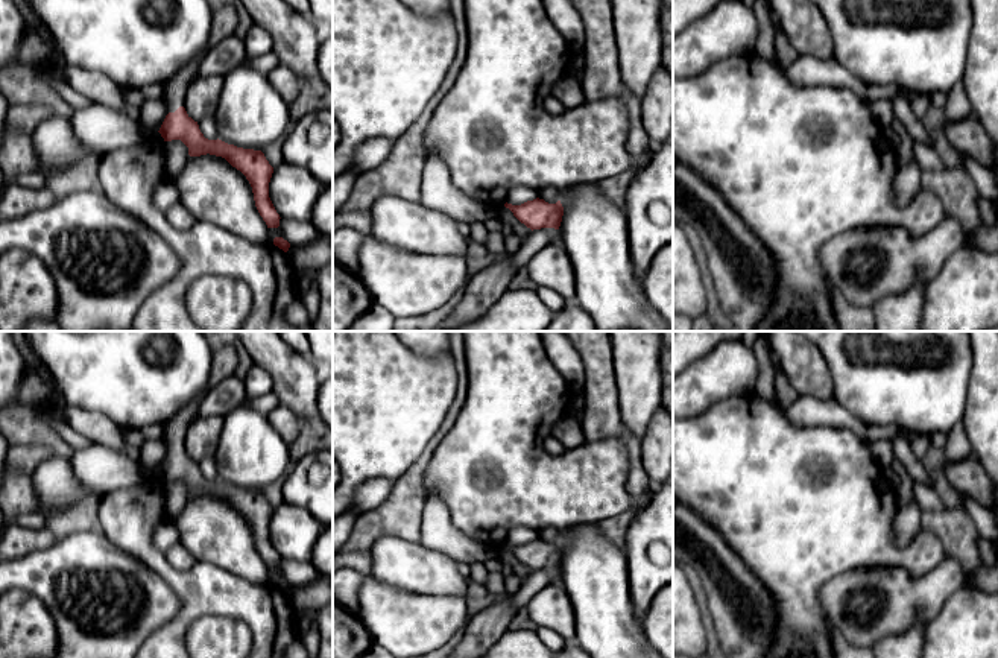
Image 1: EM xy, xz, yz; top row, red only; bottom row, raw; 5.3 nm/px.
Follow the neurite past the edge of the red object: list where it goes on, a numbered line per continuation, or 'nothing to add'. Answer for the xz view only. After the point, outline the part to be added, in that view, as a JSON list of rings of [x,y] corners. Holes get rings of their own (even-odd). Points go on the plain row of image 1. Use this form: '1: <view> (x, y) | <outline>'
nothing to add

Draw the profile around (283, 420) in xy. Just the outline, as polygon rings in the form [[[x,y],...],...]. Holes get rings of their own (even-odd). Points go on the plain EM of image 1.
[[[276,406],[269,415],[269,422],[287,445],[293,444],[301,432],[302,421],[286,406]]]

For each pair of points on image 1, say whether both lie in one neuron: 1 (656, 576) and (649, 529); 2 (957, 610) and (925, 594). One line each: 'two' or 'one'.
1: one
2: two

